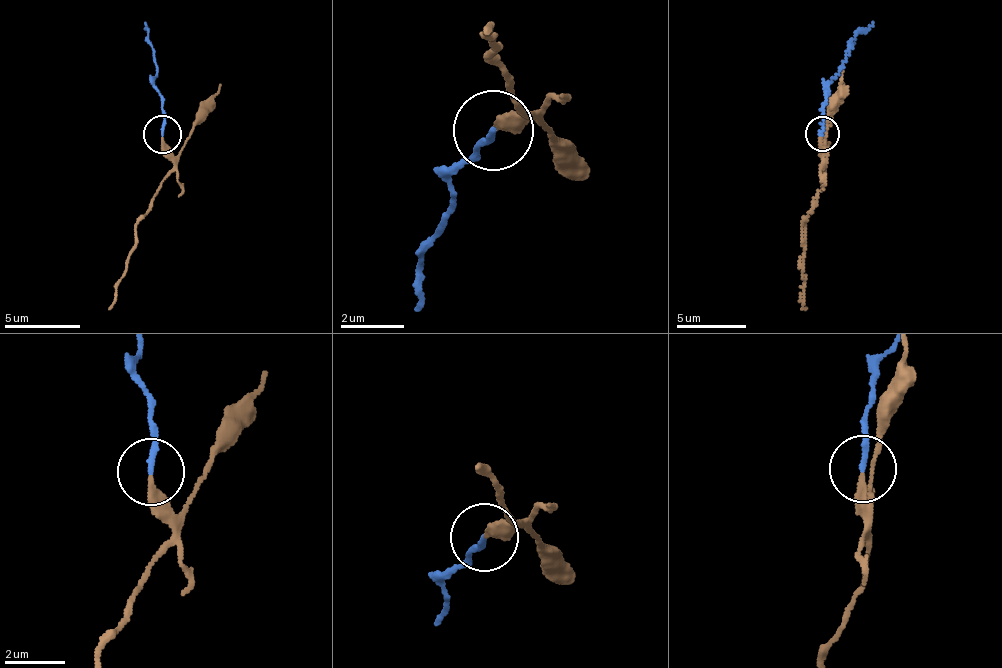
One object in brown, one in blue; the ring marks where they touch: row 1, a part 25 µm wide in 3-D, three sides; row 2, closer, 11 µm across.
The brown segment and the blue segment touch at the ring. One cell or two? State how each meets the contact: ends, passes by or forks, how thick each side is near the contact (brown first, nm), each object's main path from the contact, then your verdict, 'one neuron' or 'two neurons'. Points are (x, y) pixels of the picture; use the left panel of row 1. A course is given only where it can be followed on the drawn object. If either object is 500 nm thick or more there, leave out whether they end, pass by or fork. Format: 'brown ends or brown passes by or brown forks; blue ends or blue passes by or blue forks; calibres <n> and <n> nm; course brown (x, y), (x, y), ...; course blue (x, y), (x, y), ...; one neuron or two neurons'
brown ends; blue ends; calibres 320 and 200 nm; course brown (161, 135), (161, 154), (173, 172), (135, 223), (128, 271), (107, 308); course blue (161, 135), (165, 102), (155, 78), (145, 22); two neurons

